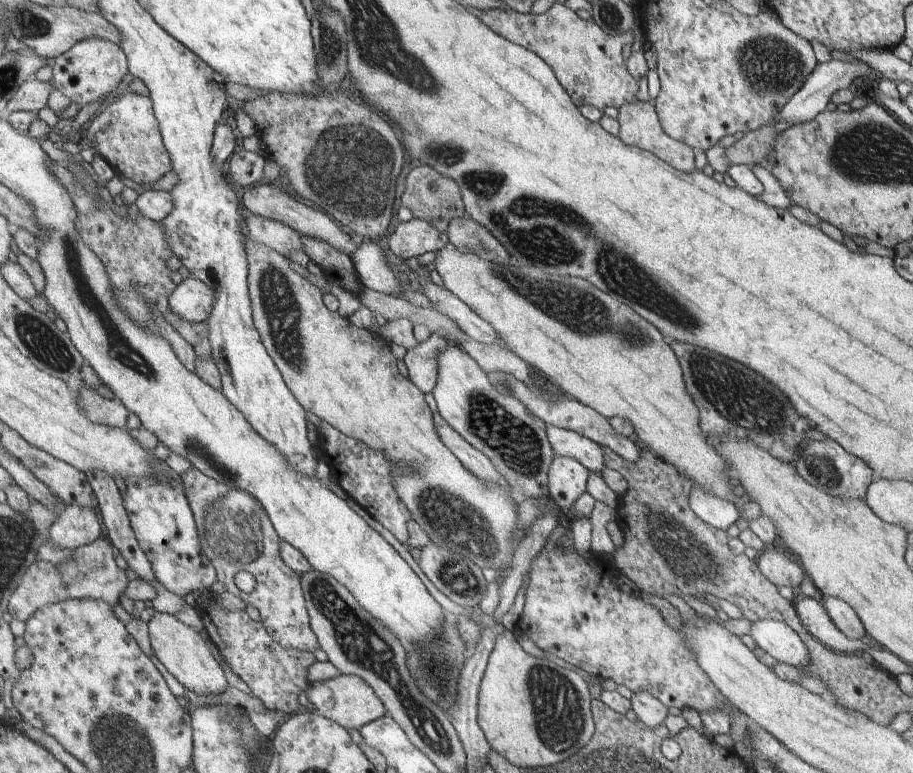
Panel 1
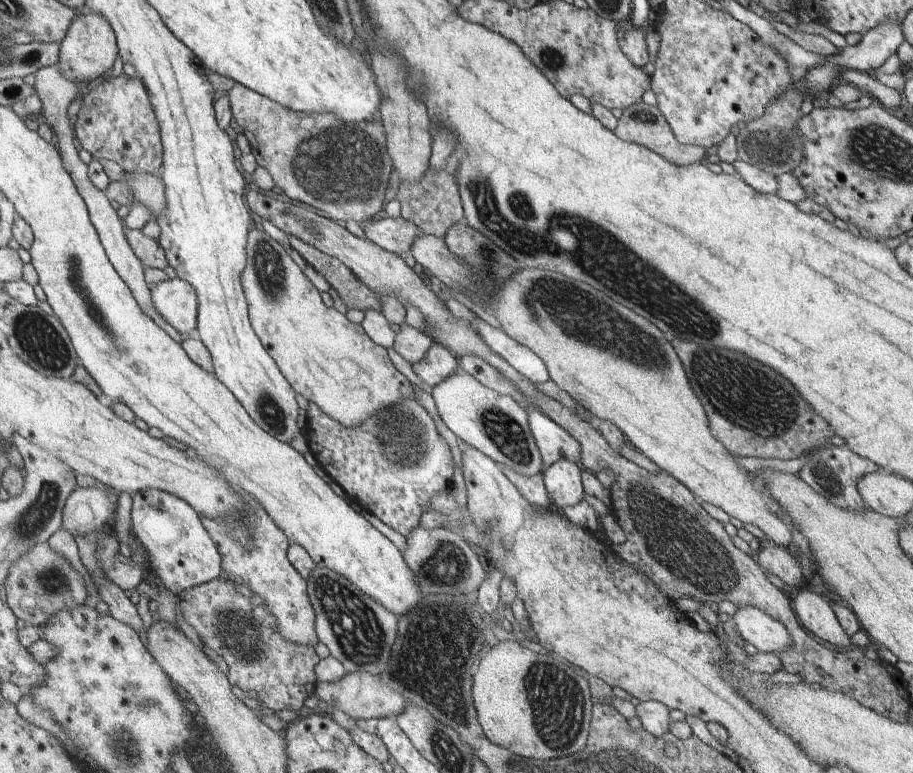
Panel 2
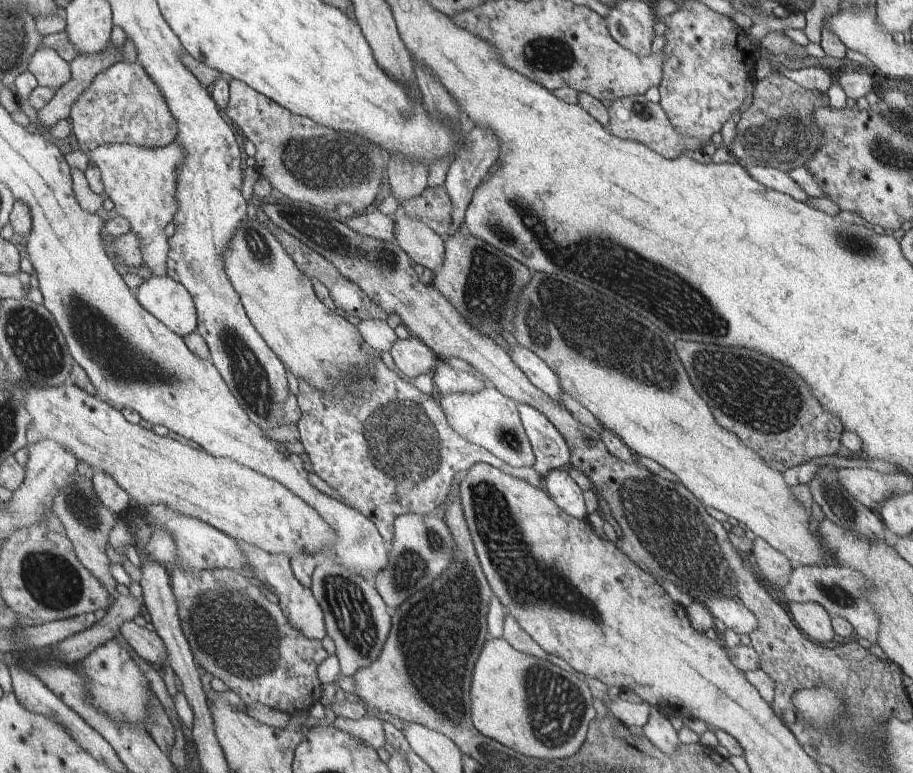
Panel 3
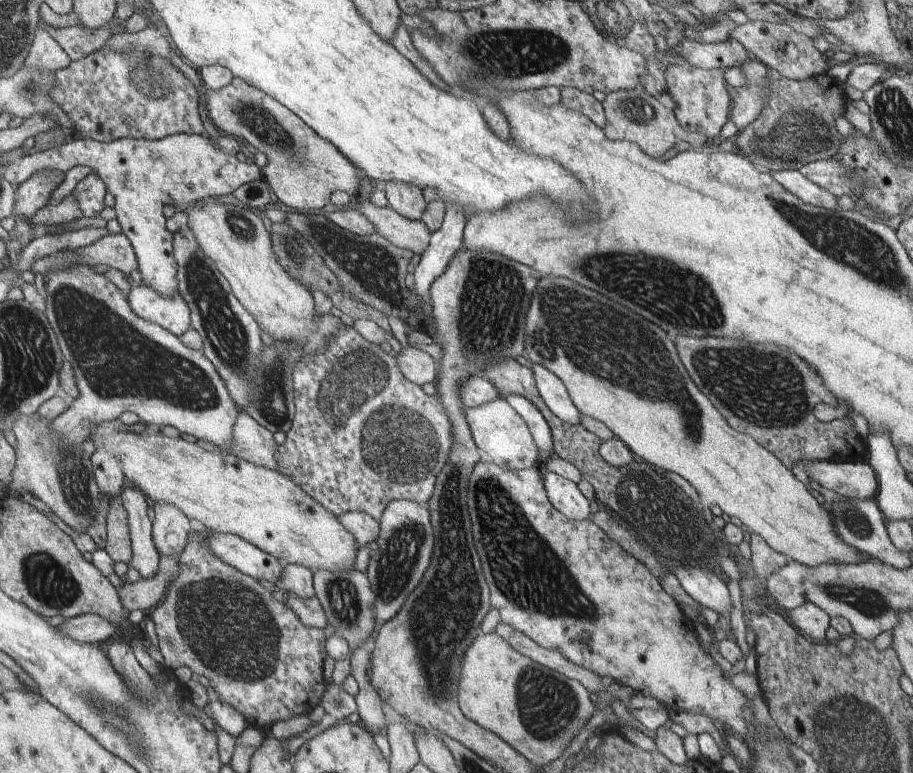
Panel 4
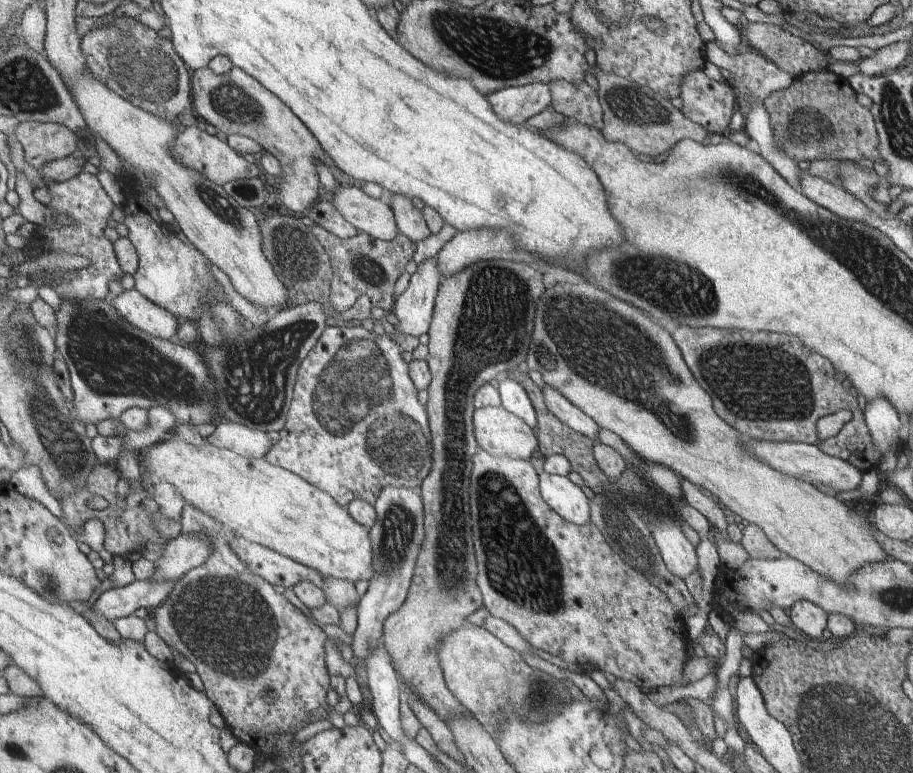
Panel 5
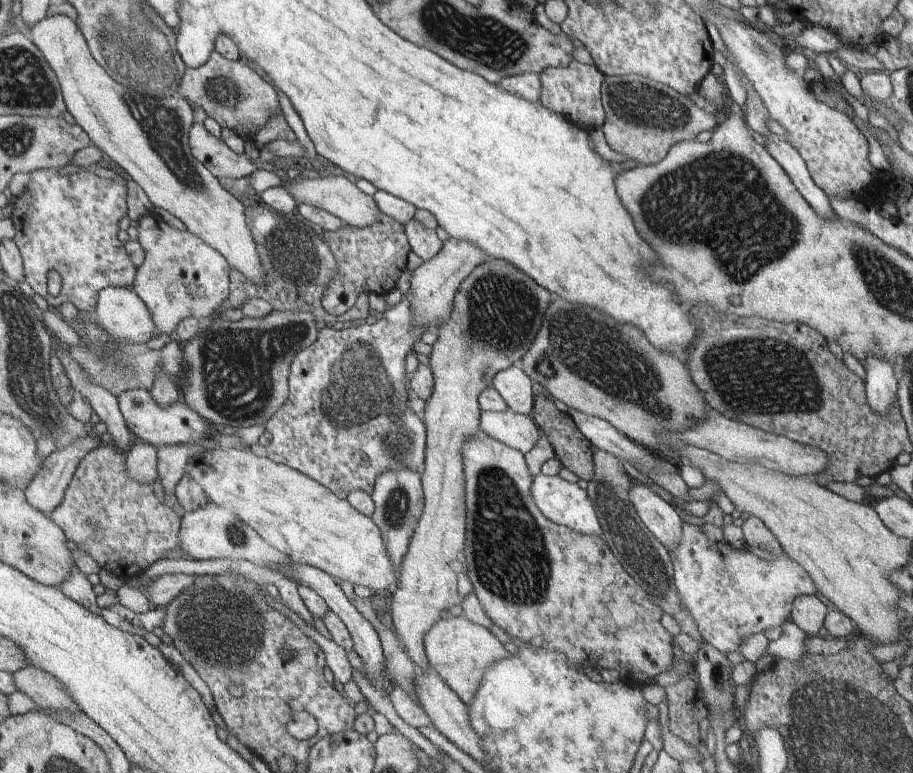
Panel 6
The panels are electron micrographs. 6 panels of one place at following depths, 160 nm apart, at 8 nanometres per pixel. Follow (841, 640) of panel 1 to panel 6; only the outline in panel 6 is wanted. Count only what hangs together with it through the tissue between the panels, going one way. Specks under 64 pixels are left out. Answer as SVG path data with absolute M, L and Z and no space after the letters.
M814 594L801 595L792 604L791 620L808 636L815 636L825 626L830 608Z

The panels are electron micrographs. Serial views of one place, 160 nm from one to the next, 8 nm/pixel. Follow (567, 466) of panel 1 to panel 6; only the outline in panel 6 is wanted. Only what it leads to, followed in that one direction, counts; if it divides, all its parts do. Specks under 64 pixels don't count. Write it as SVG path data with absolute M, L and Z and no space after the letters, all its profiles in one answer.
M542 473L533 478L531 494L536 507L558 526L564 526L571 532L578 532L586 536L600 536L602 528L596 516L594 506L586 490L582 490L574 479L565 480L559 475L544 476Z

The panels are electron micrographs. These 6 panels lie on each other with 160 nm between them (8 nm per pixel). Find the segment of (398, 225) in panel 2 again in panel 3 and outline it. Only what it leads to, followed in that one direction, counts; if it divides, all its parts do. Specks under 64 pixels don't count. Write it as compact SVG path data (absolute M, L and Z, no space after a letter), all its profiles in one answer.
M379 211L370 214L356 212L352 218L346 219L345 224L357 234L377 240L395 241L392 215L386 216Z

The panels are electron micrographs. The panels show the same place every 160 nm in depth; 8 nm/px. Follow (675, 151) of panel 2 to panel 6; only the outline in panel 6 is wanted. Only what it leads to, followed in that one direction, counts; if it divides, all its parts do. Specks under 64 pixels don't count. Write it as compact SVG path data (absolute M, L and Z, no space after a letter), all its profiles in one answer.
M637 73L606 77L602 84L601 104L605 112L602 131L606 143L614 152L623 154L628 160L634 160L642 166L661 162L675 143L689 139L696 140L700 132L712 132L720 121L715 114L700 108L687 95L679 94L666 84L660 84Z

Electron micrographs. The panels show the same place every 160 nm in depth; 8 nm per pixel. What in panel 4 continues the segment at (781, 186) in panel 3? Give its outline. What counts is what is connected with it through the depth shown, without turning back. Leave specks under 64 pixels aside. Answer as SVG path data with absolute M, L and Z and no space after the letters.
M780 169L768 173L778 184L781 184L782 187L802 202L831 211L836 210L837 198L802 176L799 170Z

